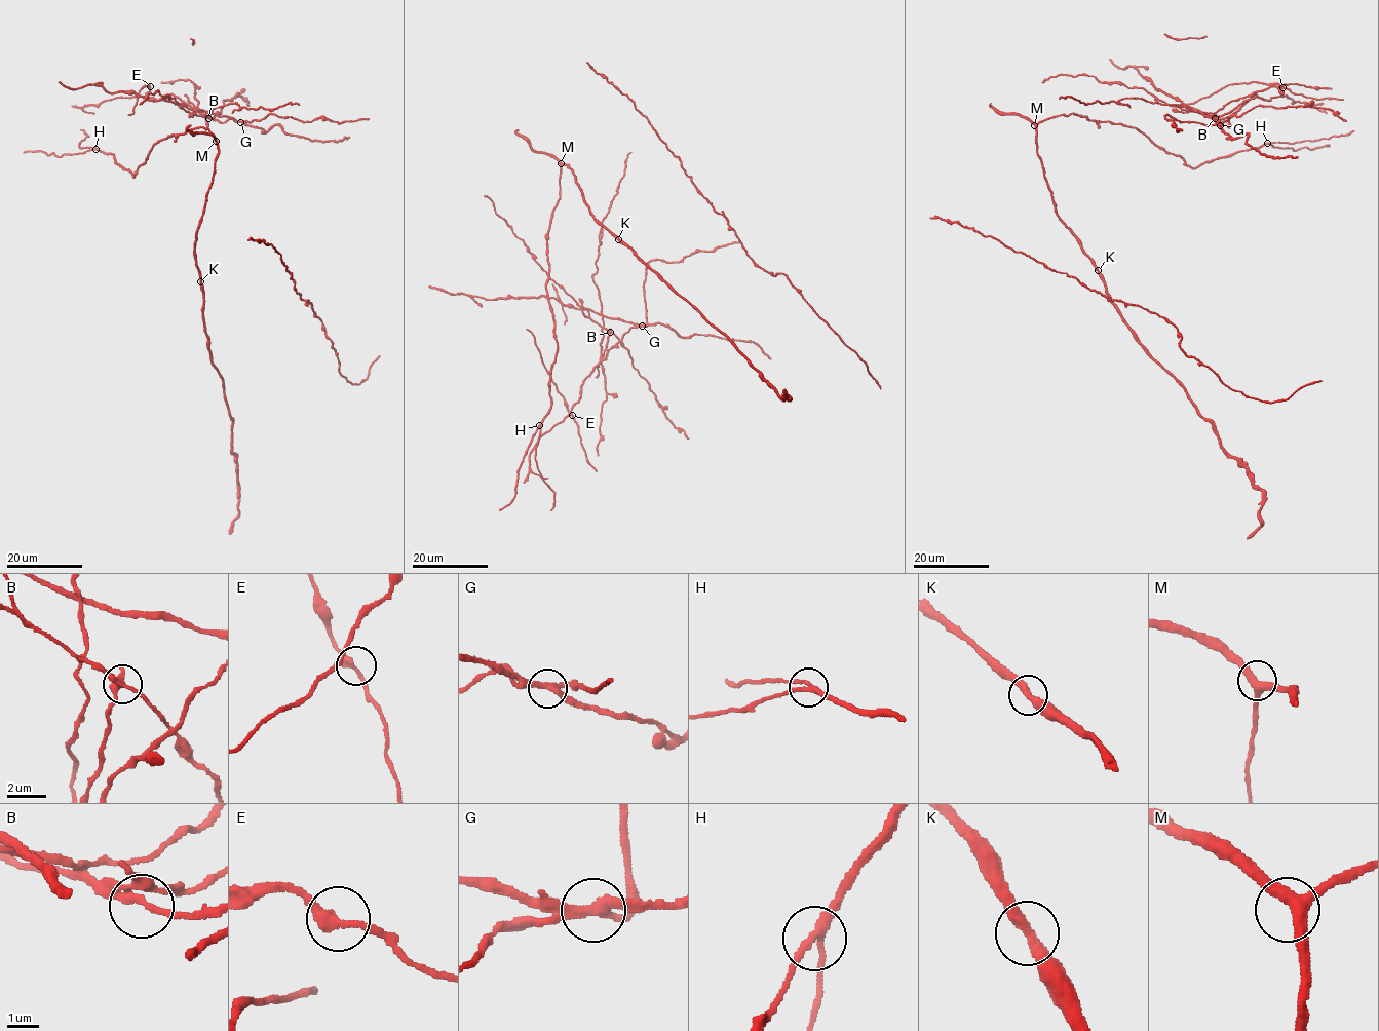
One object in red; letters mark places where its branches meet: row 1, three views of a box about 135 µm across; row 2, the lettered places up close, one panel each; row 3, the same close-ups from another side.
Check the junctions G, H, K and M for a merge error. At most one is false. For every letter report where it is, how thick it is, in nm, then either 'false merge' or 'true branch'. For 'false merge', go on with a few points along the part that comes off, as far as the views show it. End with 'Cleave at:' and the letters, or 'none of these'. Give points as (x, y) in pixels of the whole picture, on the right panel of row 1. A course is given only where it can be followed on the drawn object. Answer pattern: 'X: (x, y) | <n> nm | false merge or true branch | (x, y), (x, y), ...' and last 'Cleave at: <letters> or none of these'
G: (1220, 125) | 280 nm | false merge | (1220, 124), (1230, 113), (1210, 116), (1134, 98), (1084, 104), (1059, 99)
H: (1267, 143) | 240 nm | true branch
K: (1098, 270) | 340 nm | true branch
M: (1034, 125) | 360 nm | true branch
Cleave at: G

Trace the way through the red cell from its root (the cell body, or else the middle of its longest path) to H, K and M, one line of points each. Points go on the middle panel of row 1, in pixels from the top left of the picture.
H: (549, 270), (545, 287), (558, 349), (550, 374), (550, 410), (539, 425)
K: (549, 270), (547, 232), (560, 198), (563, 165), (569, 165), (594, 217), (618, 239)
M: (549, 270), (546, 237), (552, 209), (560, 198), (561, 163)

